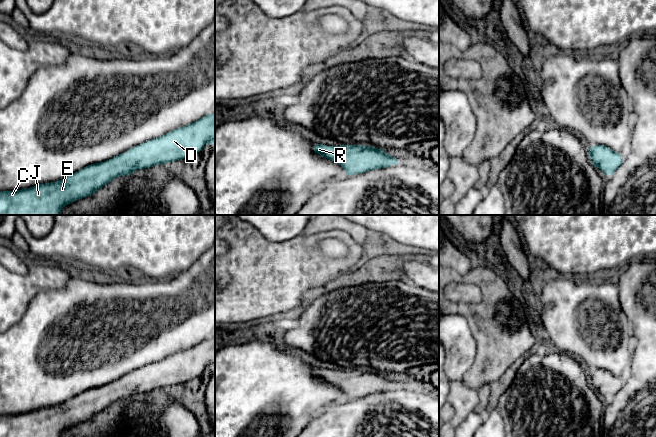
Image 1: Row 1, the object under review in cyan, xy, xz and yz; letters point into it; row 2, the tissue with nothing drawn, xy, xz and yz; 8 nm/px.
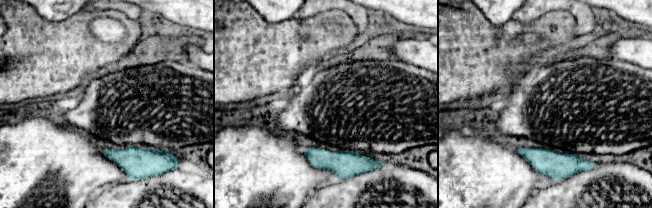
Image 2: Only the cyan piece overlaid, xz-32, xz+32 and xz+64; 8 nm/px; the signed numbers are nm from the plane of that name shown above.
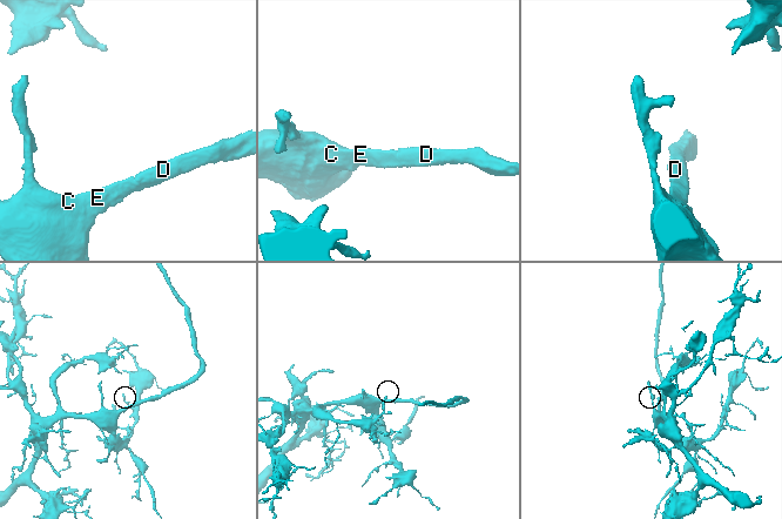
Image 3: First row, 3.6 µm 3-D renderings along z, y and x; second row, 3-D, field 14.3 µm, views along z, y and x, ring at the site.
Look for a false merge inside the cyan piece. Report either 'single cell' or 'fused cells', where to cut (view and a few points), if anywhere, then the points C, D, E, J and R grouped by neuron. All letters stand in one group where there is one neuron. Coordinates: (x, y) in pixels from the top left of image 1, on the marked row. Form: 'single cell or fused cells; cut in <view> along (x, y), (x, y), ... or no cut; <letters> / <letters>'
single cell; no cut; C D E J R

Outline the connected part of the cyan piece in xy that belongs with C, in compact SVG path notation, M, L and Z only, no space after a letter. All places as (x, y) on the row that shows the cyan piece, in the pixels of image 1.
M215 113L209 114L194 123L175 129L161 137L151 139L143 144L130 148L127 153L121 153L104 162L88 165L81 170L56 182L39 184L34 187L16 191L0 191L0 215L61 215L61 210L66 205L79 199L93 195L98 189L107 185L119 176L133 174L138 169L150 168L155 165L167 164L194 155L202 150L206 144L215 143Z

